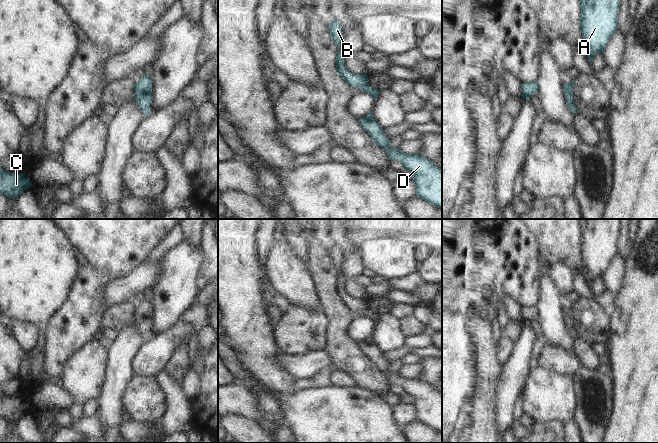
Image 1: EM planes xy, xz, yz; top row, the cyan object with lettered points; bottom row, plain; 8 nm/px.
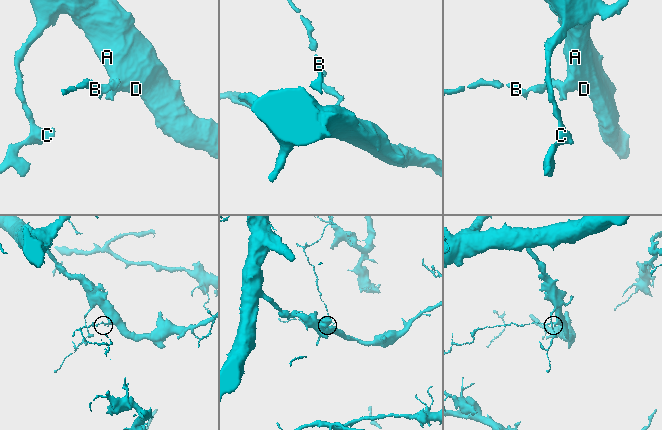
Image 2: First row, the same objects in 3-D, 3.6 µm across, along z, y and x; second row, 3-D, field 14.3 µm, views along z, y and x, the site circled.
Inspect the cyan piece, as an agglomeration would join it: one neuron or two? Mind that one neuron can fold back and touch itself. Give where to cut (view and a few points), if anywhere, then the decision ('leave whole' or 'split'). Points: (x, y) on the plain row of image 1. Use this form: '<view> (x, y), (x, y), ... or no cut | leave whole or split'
no cut | leave whole

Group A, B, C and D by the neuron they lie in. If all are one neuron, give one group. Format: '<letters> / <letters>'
A B C D

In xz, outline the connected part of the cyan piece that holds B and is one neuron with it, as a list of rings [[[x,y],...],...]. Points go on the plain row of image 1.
[[[333,243],[329,251],[329,258],[332,260],[337,272],[339,273],[340,266],[343,262],[344,255],[338,246],[338,243]]]

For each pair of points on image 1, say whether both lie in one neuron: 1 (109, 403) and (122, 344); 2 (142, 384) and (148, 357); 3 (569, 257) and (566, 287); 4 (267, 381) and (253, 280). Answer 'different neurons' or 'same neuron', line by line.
1: same neuron
2: different neurons
3: different neurons
4: same neuron

